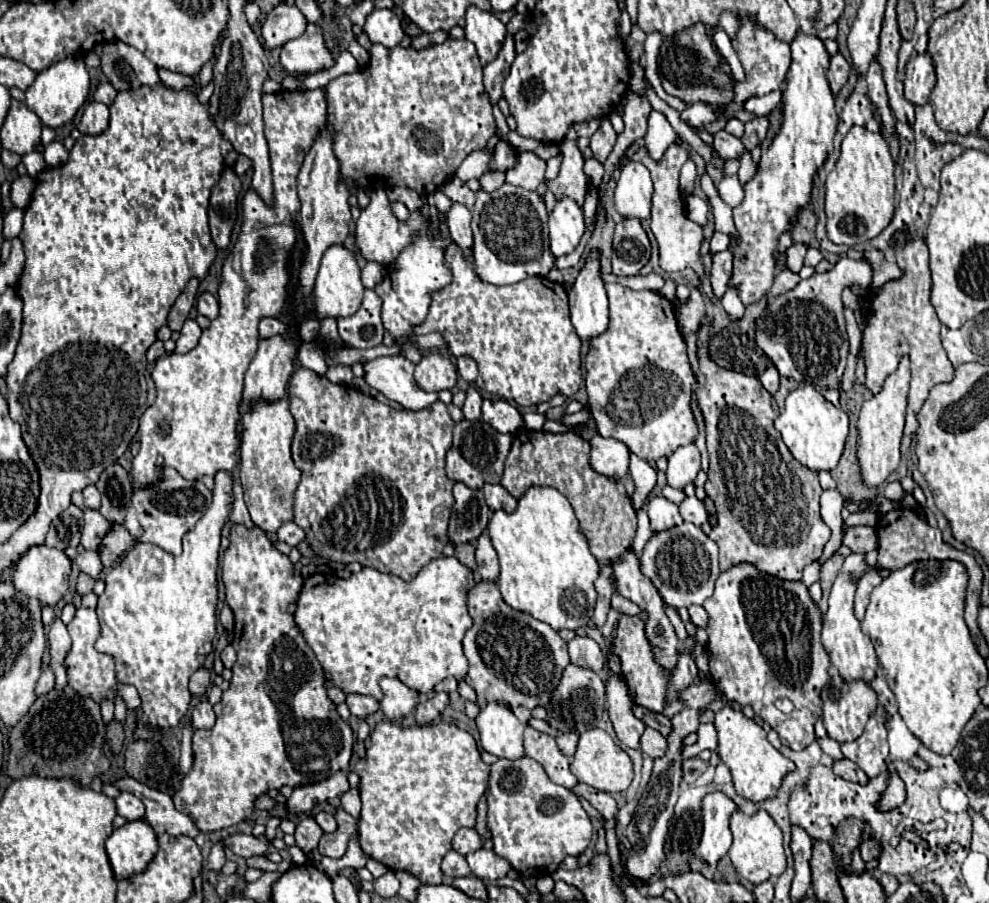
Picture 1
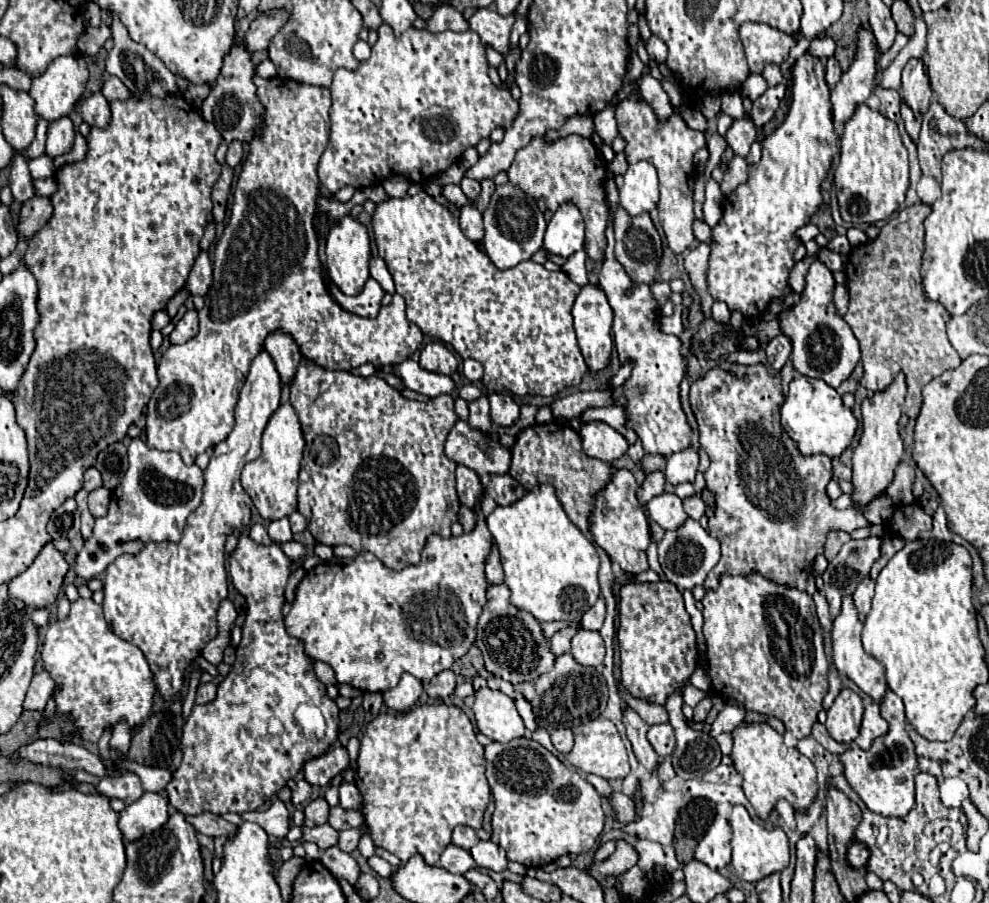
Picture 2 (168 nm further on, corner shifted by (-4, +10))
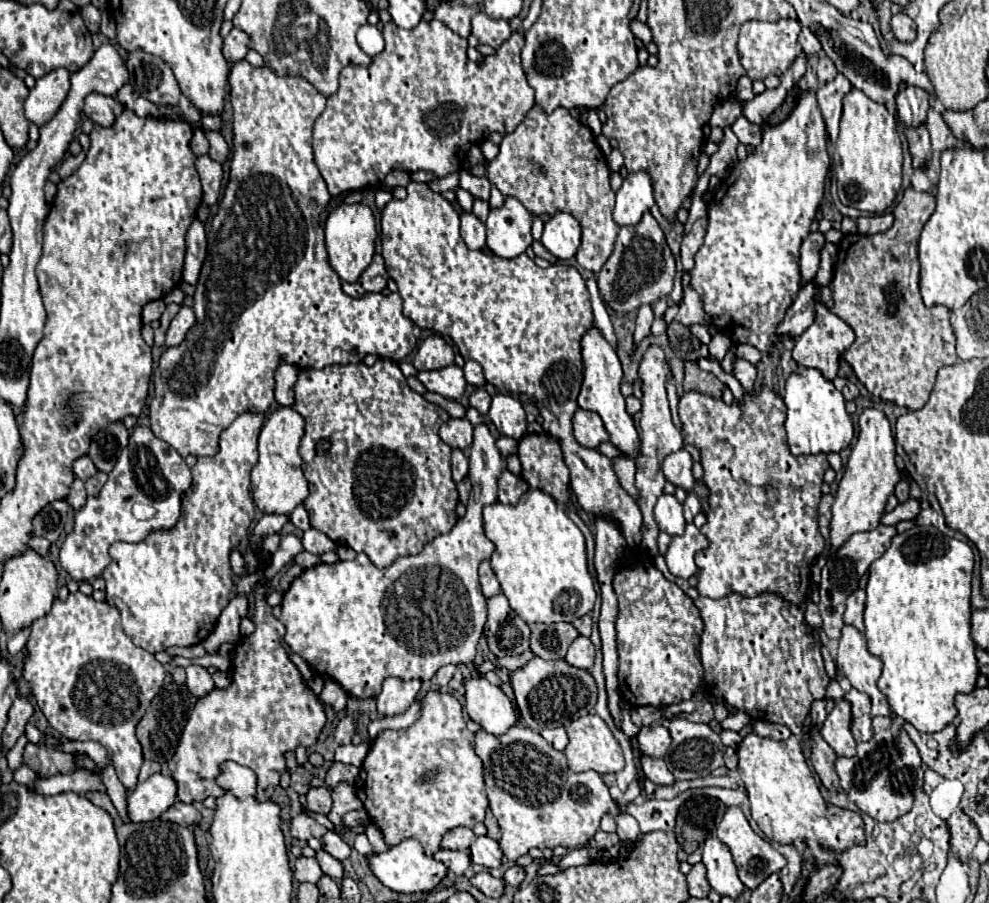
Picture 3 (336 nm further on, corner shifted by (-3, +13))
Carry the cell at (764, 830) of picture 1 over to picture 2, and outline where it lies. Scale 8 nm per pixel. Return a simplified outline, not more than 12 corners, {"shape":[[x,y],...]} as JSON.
{"shape":[[734,806],[732,866],[758,882],[788,866],[788,836]]}

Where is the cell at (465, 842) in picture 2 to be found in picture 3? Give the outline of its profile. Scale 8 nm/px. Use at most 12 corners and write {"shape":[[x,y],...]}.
{"shape":[[455,827],[441,839],[441,849],[467,851],[475,835]]}

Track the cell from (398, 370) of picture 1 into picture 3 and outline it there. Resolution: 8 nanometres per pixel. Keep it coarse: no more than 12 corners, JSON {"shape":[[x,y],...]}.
{"shape":[[449,365],[421,371],[427,391],[459,399],[467,385],[463,369]]}

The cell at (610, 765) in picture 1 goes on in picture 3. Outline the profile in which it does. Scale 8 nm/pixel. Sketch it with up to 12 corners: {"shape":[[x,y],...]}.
{"shape":[[599,715],[567,727],[565,757],[573,771],[617,773],[625,767]]}

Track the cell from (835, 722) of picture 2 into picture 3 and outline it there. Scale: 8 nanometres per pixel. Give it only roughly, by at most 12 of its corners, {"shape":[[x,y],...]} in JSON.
{"shape":[[837,701],[823,721],[823,739],[837,757],[855,755],[851,705]]}

